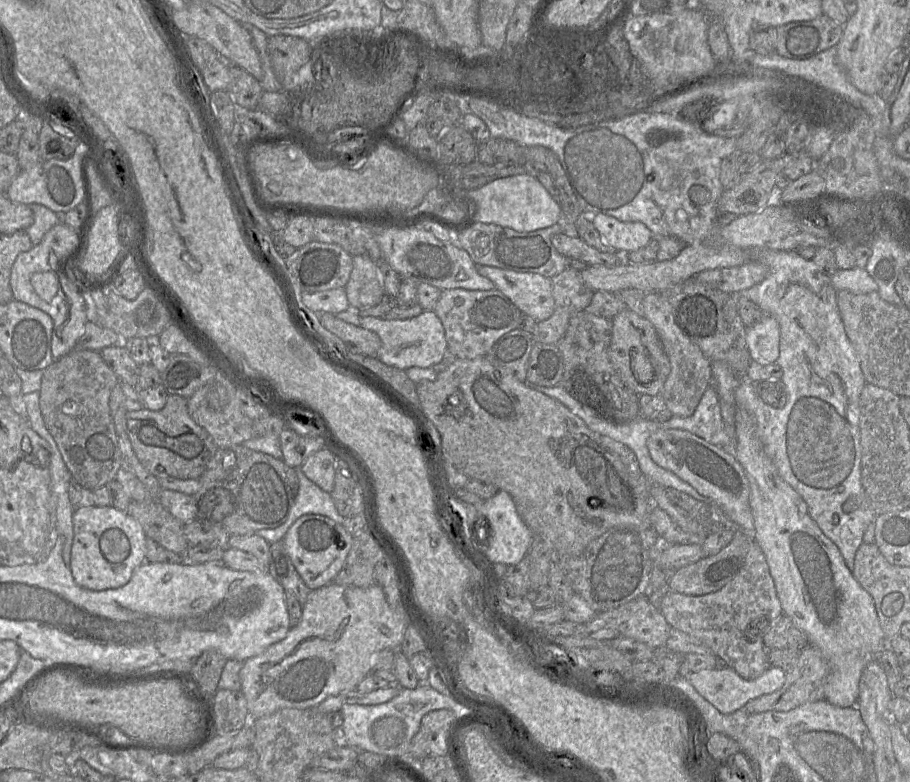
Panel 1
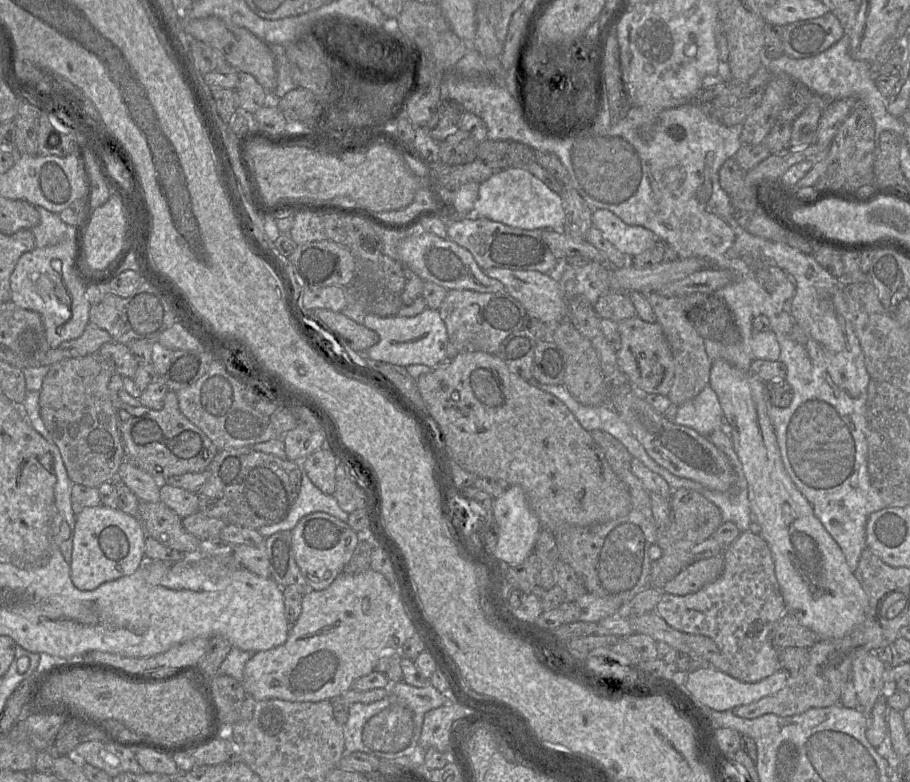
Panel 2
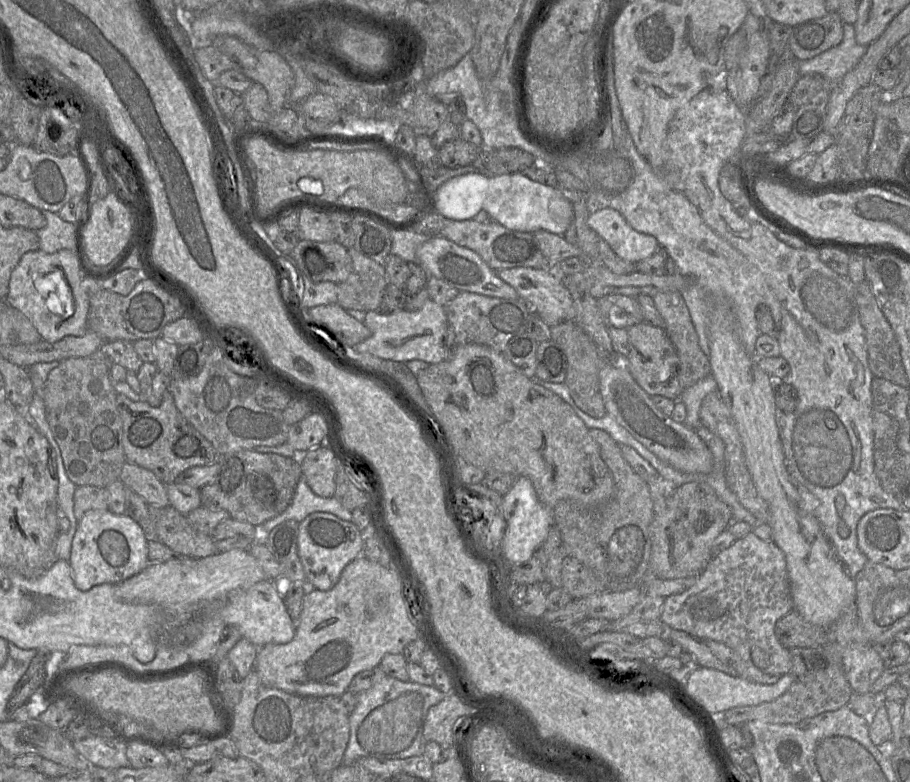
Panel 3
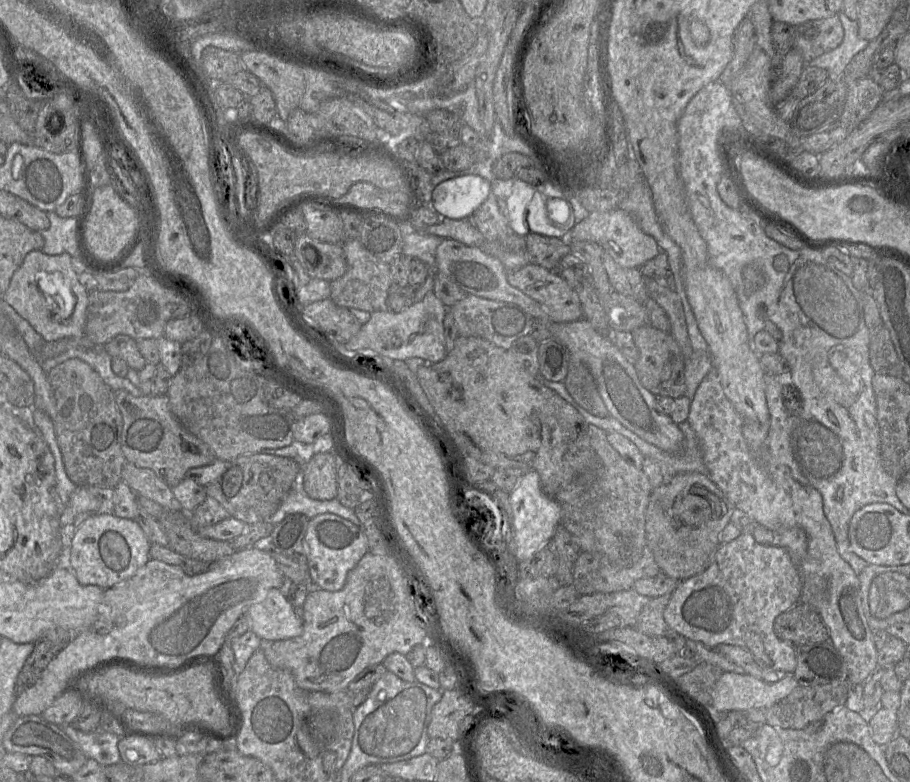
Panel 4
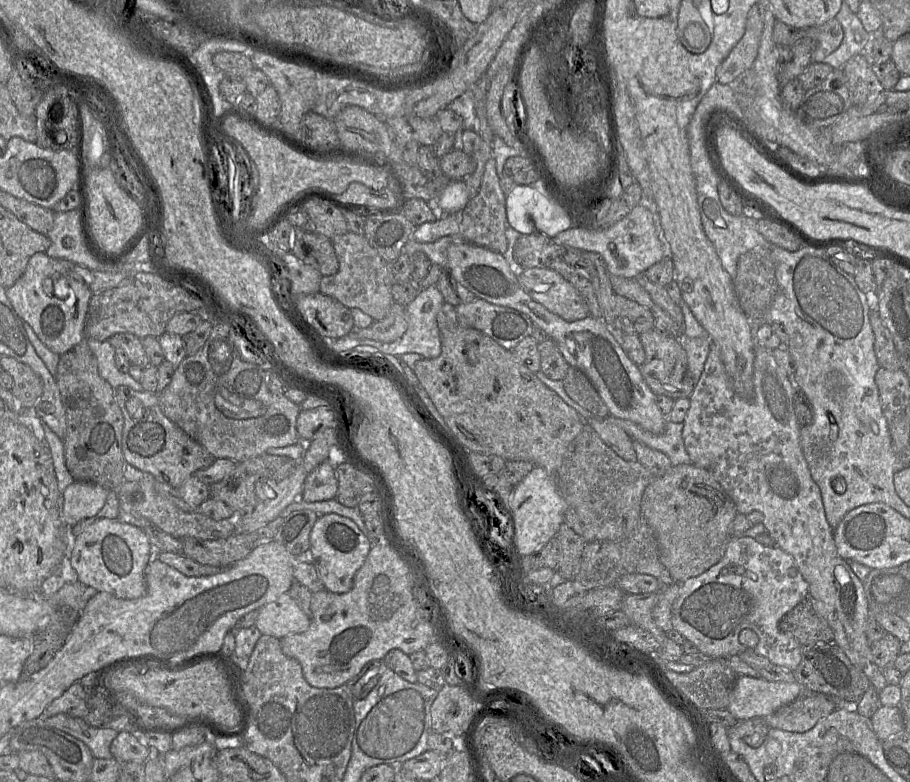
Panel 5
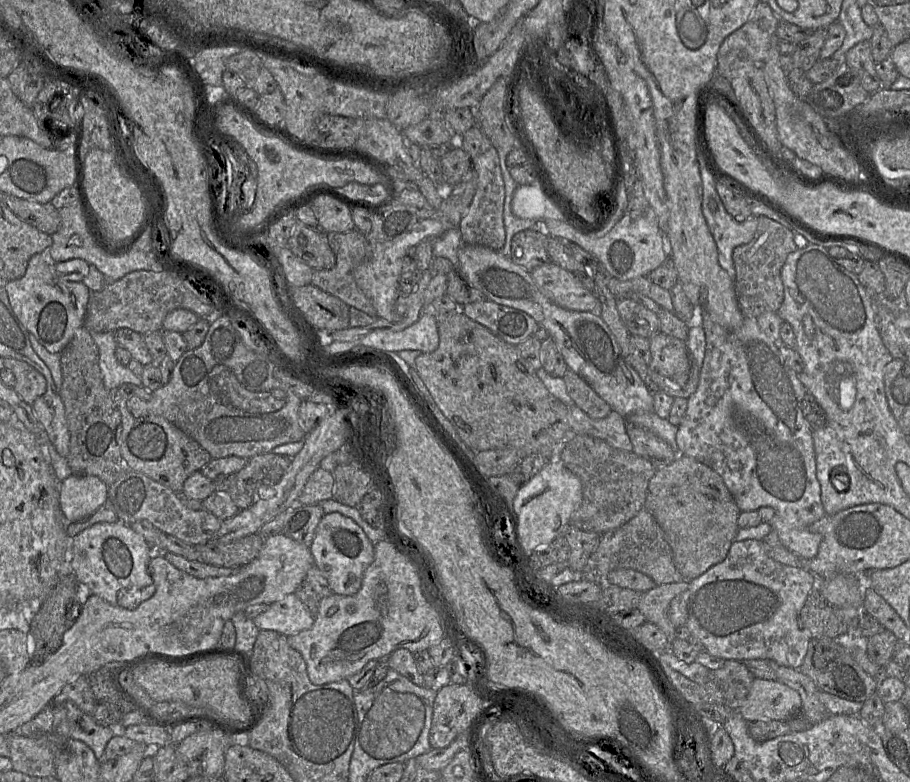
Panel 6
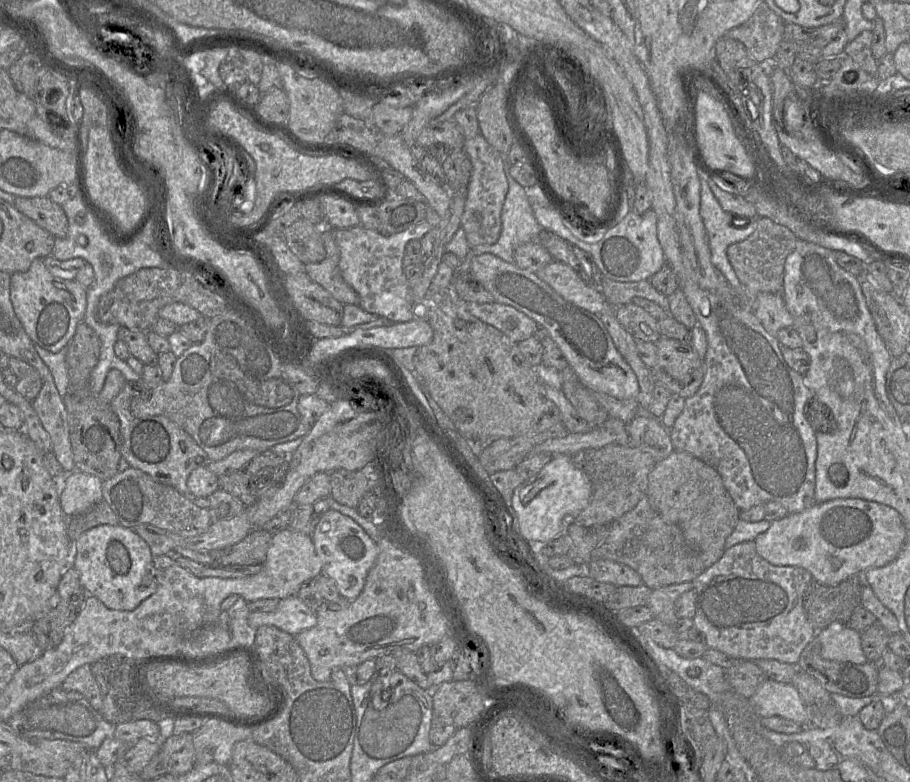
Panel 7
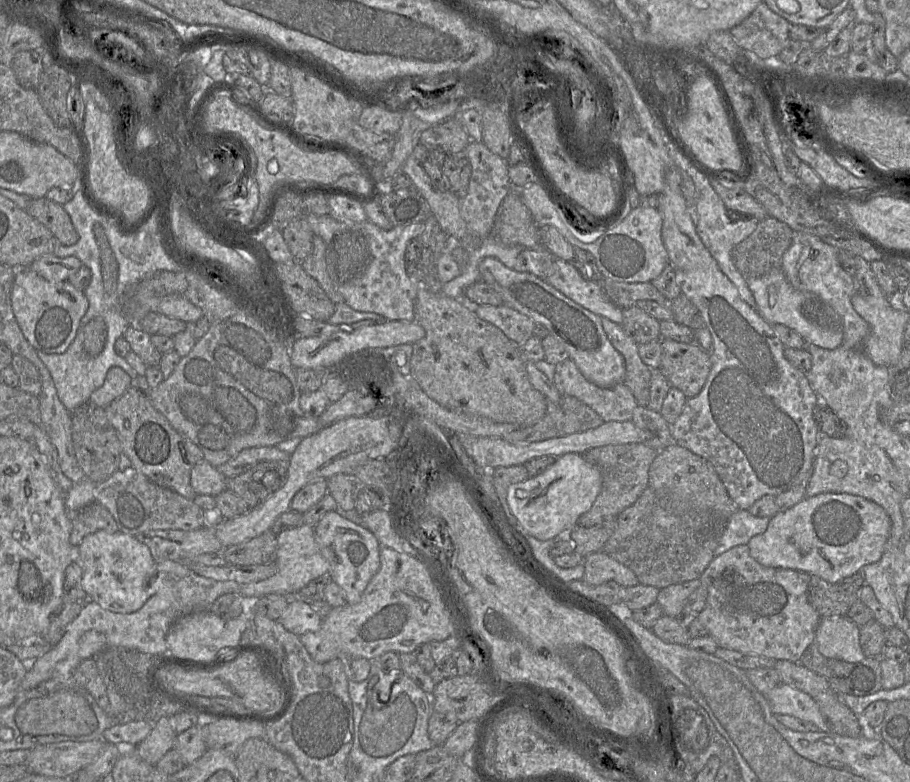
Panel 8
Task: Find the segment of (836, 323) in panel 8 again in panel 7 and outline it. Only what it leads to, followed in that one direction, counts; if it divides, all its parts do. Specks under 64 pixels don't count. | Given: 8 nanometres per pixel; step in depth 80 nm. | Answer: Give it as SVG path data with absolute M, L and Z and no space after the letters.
M760 293L755 302L754 313L764 328L775 336L781 328L793 326L794 323L782 294Z

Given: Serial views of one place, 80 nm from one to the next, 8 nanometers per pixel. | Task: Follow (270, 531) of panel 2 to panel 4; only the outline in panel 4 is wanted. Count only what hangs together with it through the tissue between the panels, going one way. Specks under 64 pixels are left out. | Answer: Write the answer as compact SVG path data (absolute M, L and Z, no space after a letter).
M300 466L300 478L293 484L290 491L287 493L287 495L284 497L284 499L281 501L280 505L278 506L277 510L266 520L263 521L269 521L273 525L278 524L281 522L286 516L290 514L303 514L307 516L309 519L313 518L319 514L322 513L332 513L336 514L342 518L345 518L355 524L357 527L359 527L364 532L364 525L360 522L358 517L356 516L354 509L344 507L337 498L334 498L332 500L315 500L310 498L307 493L305 492L302 484L301 479L301 466Z

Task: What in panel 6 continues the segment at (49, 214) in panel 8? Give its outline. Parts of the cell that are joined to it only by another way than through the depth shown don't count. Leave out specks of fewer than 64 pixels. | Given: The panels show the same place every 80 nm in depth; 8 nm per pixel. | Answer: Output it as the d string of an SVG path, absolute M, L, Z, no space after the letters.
M5 195L4 202L20 219L44 233L53 235L60 227L59 210L52 203L39 203L12 195Z

